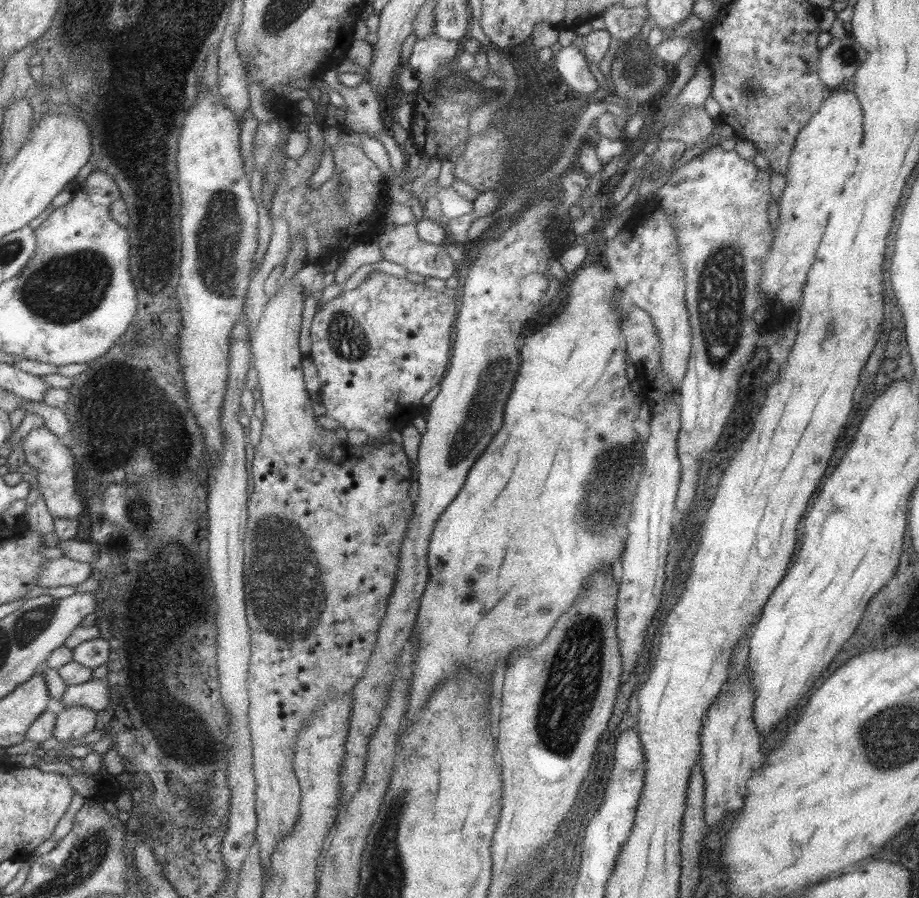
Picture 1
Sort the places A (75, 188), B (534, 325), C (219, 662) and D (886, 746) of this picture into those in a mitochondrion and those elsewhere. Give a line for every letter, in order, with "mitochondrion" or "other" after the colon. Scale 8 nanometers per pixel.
A: other
B: other
C: other
D: mitochondrion

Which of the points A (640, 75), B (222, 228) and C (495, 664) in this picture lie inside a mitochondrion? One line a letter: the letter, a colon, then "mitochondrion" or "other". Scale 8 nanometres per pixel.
A: mitochondrion
B: mitochondrion
C: other

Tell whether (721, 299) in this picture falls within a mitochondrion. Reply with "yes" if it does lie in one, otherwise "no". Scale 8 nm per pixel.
yes

